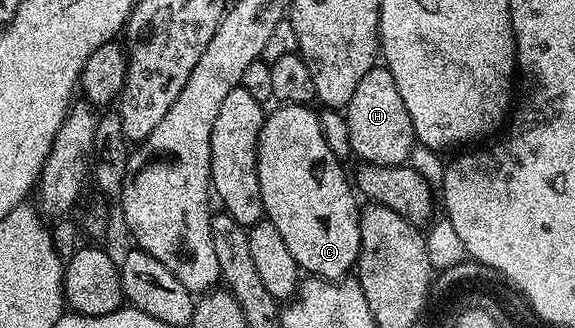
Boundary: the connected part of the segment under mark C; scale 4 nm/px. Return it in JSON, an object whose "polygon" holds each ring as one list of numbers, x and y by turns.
{"polygon":[[280,104,263,118,263,130,259,132,257,151,257,179,261,187,263,216,277,227,289,255,298,263,304,274,325,281,342,281,347,273,356,268,361,247,359,214,361,205,355,202,356,190,349,180,349,173,343,170,344,162,329,151,325,135,321,135,319,113,306,105]]}

